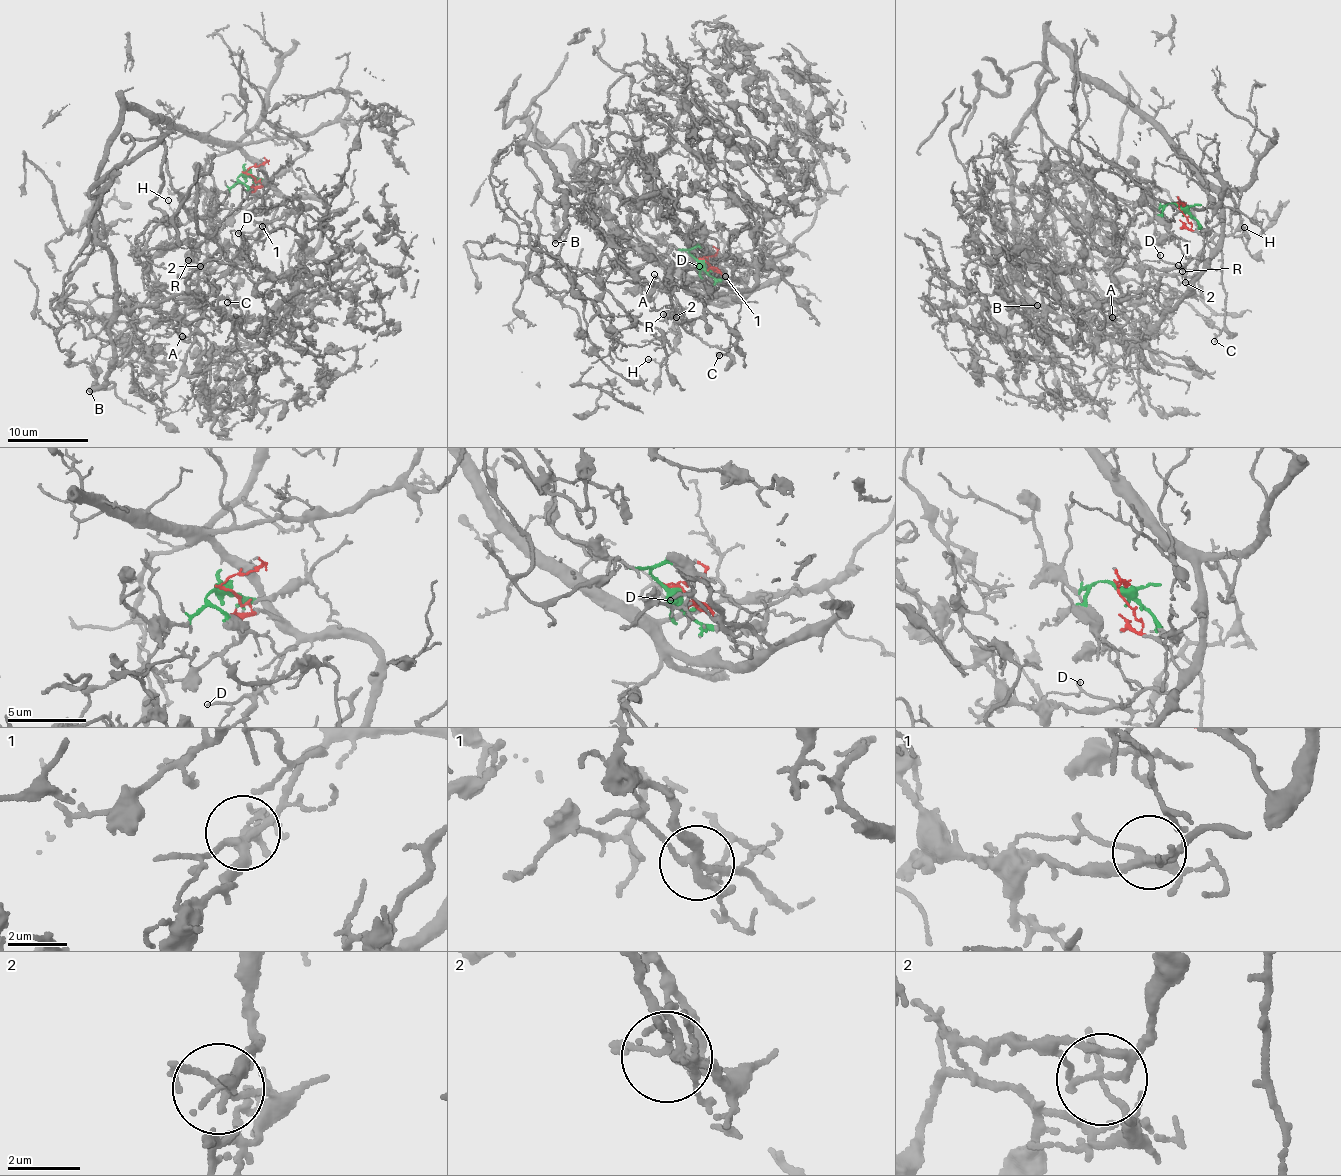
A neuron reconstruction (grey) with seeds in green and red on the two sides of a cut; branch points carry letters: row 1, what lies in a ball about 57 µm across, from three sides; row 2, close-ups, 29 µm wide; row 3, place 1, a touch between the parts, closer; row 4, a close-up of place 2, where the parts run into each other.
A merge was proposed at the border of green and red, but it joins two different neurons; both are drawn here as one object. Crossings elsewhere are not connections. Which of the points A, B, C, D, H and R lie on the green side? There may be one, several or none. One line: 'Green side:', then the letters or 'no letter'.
Green side: A, R

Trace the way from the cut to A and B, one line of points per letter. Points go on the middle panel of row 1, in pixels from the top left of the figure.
A: (699, 260), (671, 245), (628, 266), (604, 199), (613, 171), (589, 165), (583, 220), (653, 274)
B: (699, 259), (739, 296), (697, 291), (651, 261), (530, 125), (517, 150), (538, 151), (566, 199), (556, 243)

